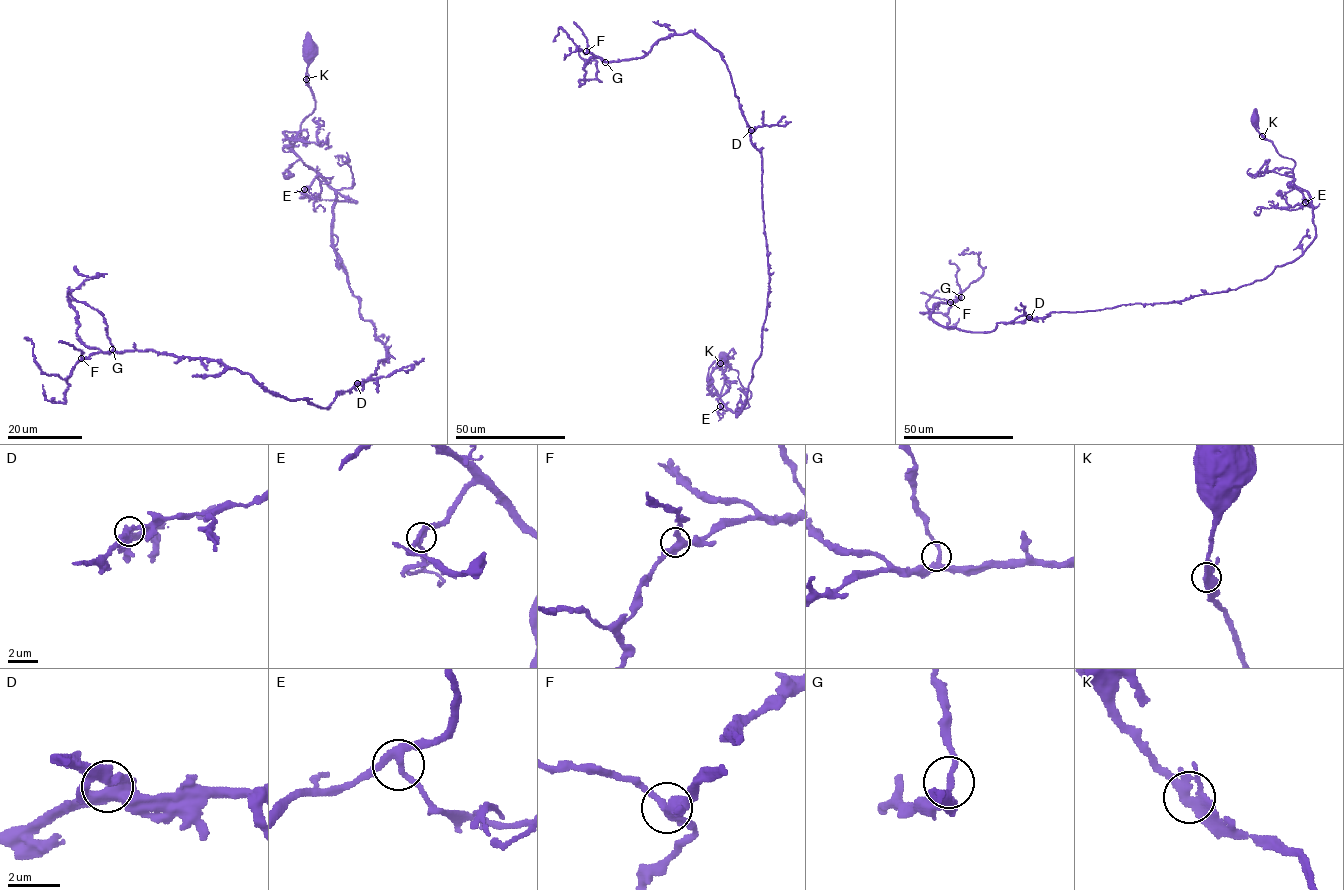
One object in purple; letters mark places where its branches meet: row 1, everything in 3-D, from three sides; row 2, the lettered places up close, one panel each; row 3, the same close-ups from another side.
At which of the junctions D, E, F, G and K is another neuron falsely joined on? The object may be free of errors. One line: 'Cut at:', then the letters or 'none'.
Cut at: none

